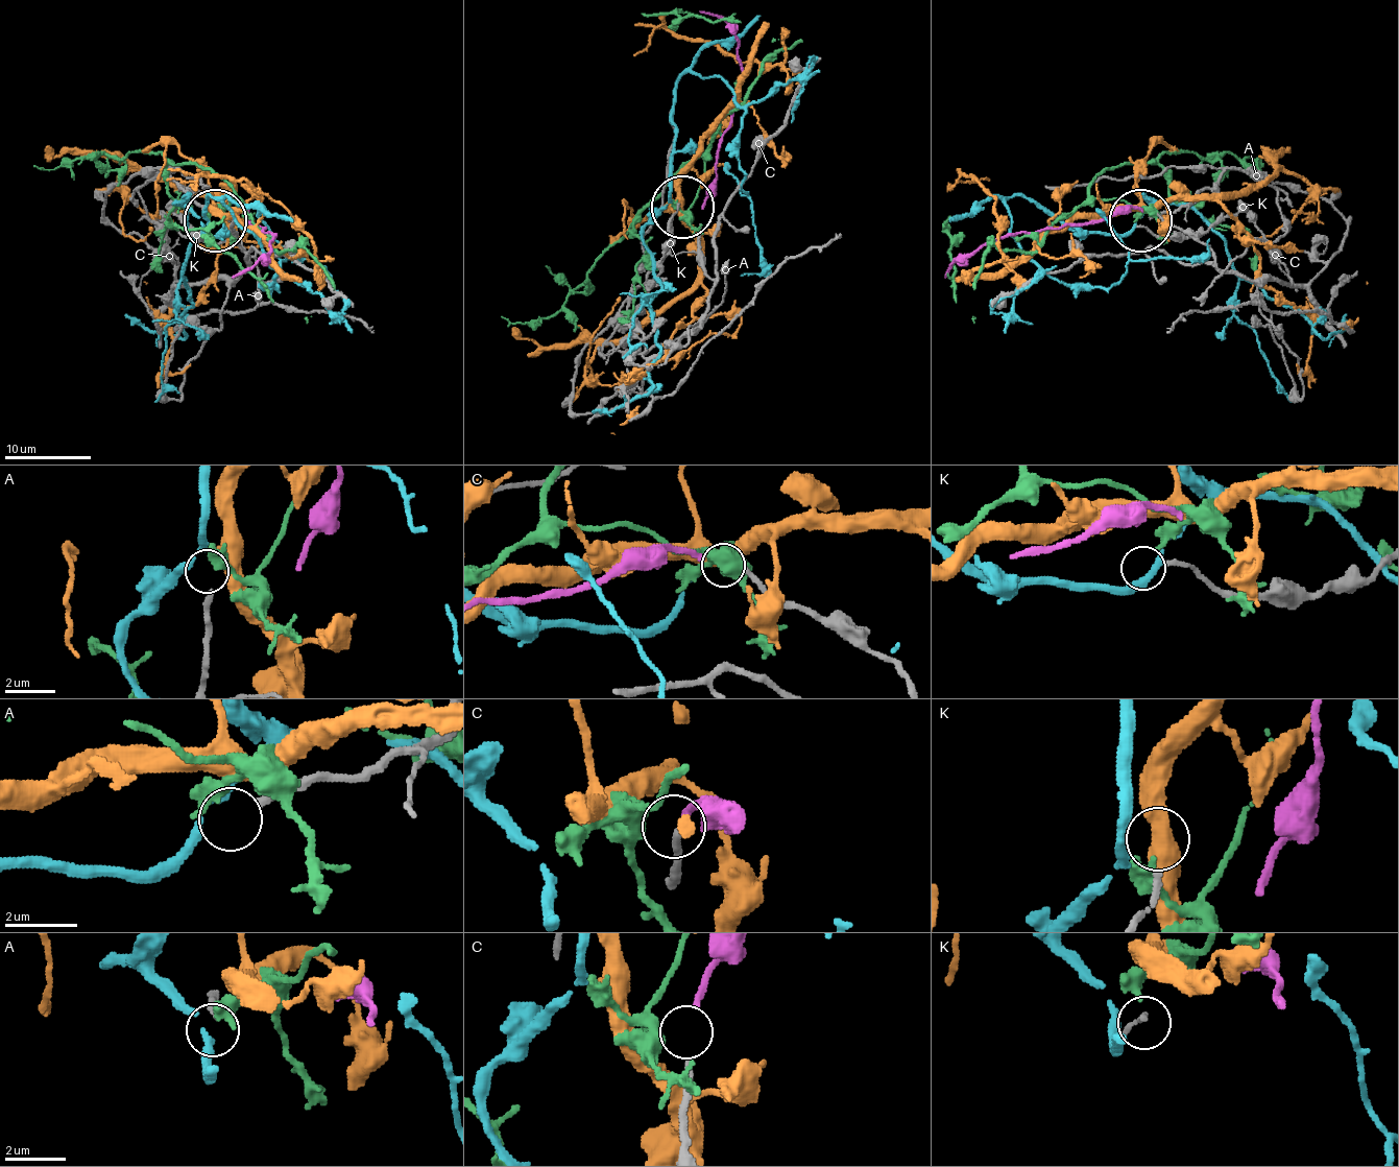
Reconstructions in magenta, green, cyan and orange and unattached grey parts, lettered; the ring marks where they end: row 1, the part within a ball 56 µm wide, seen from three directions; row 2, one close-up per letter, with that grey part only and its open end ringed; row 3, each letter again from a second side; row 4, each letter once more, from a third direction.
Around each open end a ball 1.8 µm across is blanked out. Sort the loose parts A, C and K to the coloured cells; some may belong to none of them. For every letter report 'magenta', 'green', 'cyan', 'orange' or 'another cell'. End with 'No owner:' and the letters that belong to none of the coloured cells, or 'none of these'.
A: cyan
C: magenta
K: another cell
No owner: K

